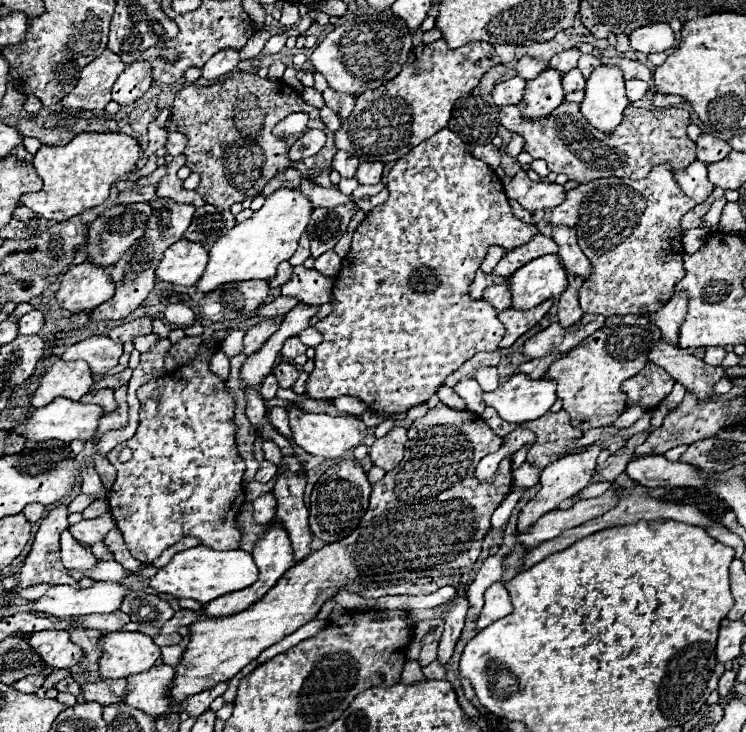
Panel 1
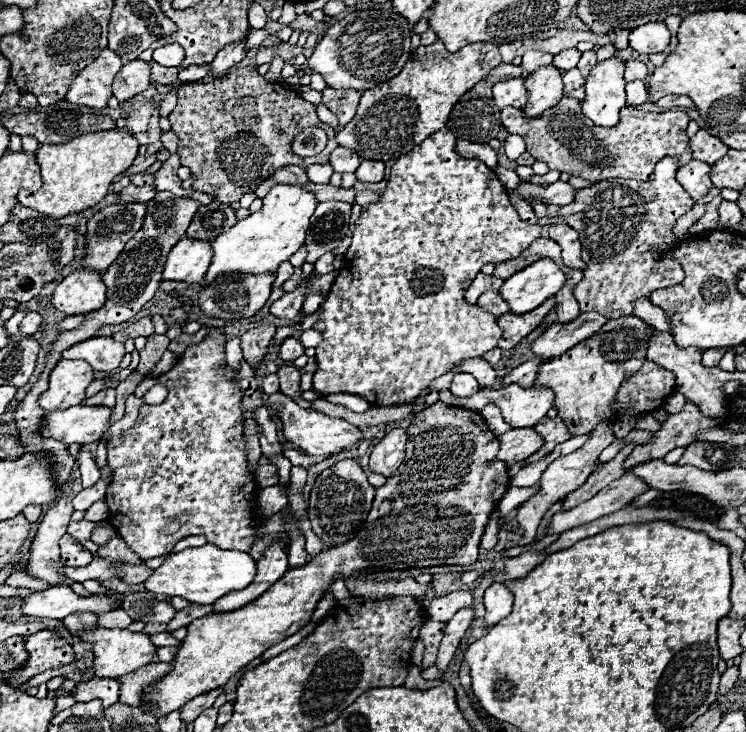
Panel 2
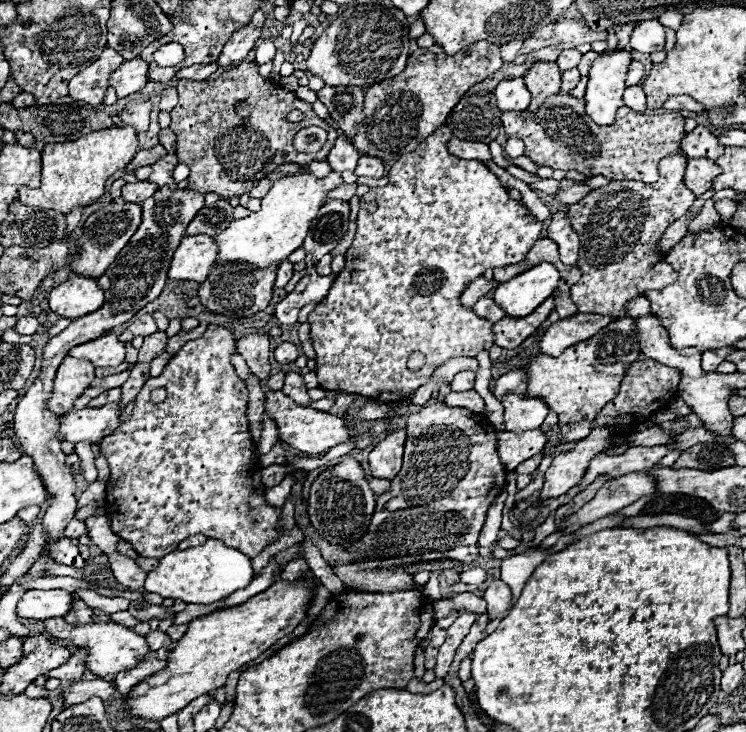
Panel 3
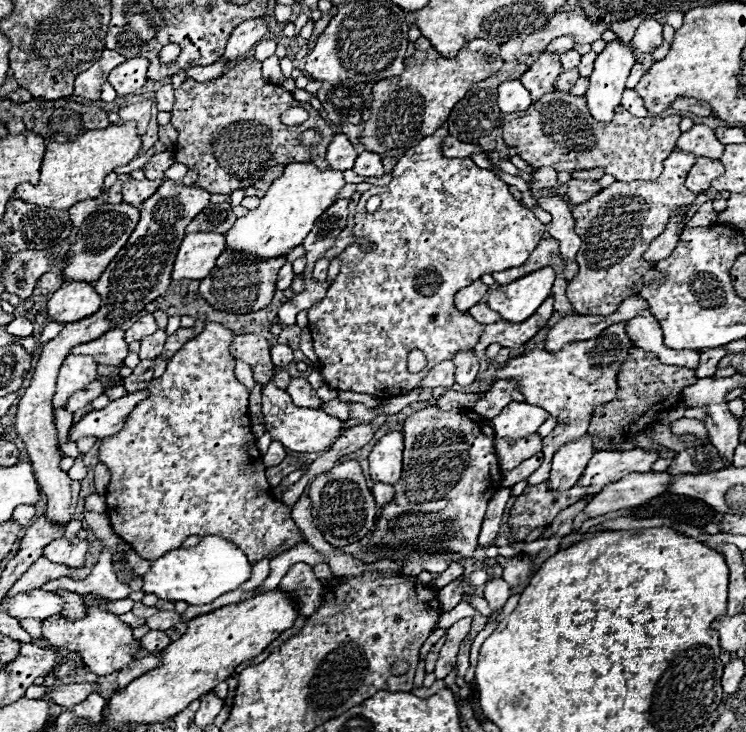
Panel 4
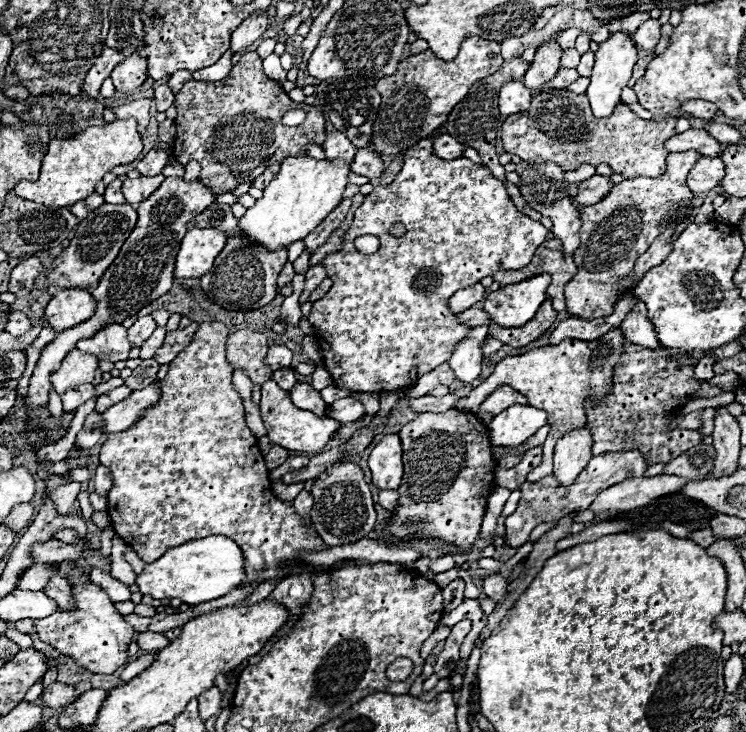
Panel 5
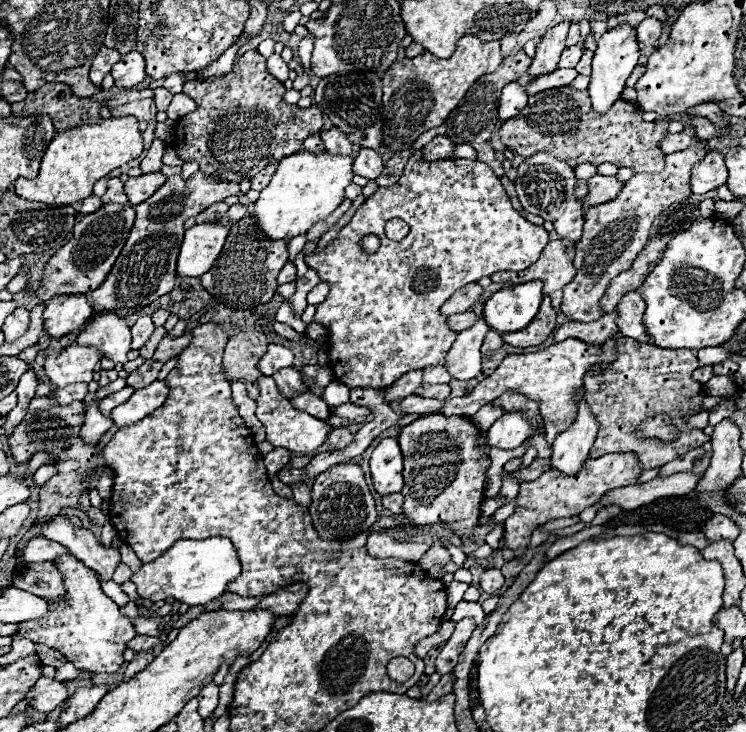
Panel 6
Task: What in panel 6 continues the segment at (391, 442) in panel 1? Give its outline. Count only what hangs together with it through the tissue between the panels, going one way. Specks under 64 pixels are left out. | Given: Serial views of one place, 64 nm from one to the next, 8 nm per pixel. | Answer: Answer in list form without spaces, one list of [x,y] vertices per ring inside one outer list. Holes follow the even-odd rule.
[[[384,438],[370,456],[372,484],[378,494],[396,494],[402,490],[402,452],[398,438]]]

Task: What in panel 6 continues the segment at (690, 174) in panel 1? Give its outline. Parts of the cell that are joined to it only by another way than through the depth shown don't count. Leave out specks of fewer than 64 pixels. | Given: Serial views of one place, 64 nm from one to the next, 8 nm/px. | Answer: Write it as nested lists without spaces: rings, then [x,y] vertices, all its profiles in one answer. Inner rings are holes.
[[[714,150],[708,152],[704,160],[692,168],[690,188],[694,194],[706,194],[710,190],[716,190],[718,186],[724,186],[726,178],[728,170],[724,166],[724,156],[718,150]]]

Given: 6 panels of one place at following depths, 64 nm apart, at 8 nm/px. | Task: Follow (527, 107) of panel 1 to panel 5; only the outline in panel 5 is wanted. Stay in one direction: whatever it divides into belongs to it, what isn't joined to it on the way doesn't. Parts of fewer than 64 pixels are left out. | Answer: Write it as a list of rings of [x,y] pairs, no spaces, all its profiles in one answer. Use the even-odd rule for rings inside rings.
[[[552,38],[550,42],[546,42],[544,46],[540,46],[536,50],[536,56],[534,56],[528,72],[524,74],[524,84],[528,86],[528,90],[532,90],[534,94],[540,94],[544,90],[544,86],[560,70],[560,54],[562,54],[562,50],[556,44],[556,38]]]

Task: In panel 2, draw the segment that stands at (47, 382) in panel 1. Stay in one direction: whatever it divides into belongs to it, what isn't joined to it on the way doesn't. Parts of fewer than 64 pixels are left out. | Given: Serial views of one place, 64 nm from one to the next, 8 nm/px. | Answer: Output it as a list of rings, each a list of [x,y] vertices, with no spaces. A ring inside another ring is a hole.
[[[60,360],[48,378],[48,390],[40,394],[38,406],[44,410],[56,410],[64,406],[80,404],[86,396],[88,384],[94,380],[92,366],[80,360]]]

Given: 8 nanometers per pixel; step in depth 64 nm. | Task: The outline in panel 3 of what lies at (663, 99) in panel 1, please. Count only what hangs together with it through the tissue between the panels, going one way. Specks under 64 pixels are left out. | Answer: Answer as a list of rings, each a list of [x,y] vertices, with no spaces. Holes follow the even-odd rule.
[[[672,96],[672,98],[668,98],[668,100],[664,102],[664,108],[666,108],[666,110],[676,110],[676,112],[680,112],[680,110],[690,110],[690,112],[704,114],[702,106],[700,106],[698,102],[694,102],[692,98],[688,98],[688,96]]]

